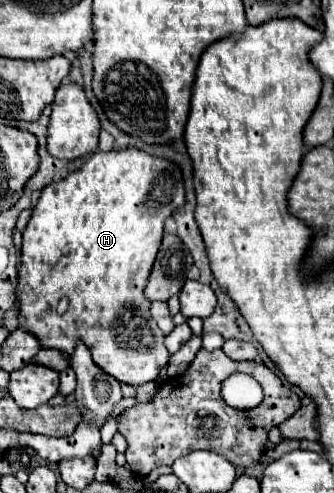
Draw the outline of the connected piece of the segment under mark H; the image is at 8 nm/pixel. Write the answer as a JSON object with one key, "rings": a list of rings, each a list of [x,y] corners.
{"rings":[[[126,147],[120,151],[94,151],[92,155],[86,157],[84,165],[70,173],[64,181],[58,183],[50,183],[42,189],[42,195],[36,203],[36,207],[32,209],[32,217],[24,229],[24,241],[22,241],[22,267],[18,271],[18,301],[20,301],[20,315],[24,317],[24,329],[32,329],[30,333],[34,333],[40,341],[42,347],[48,349],[58,349],[66,355],[70,355],[74,351],[74,341],[84,341],[86,347],[92,351],[92,357],[96,361],[96,365],[100,365],[106,373],[110,373],[112,377],[116,377],[120,383],[128,383],[128,385],[144,385],[148,381],[156,381],[156,377],[160,375],[160,369],[168,363],[168,349],[164,347],[164,333],[158,329],[158,325],[154,325],[152,317],[150,317],[150,301],[144,297],[144,287],[152,269],[152,263],[156,259],[160,241],[164,235],[164,221],[186,203],[186,193],[184,193],[184,177],[182,177],[182,169],[178,163],[168,161],[164,157],[154,157],[138,147]]]}

